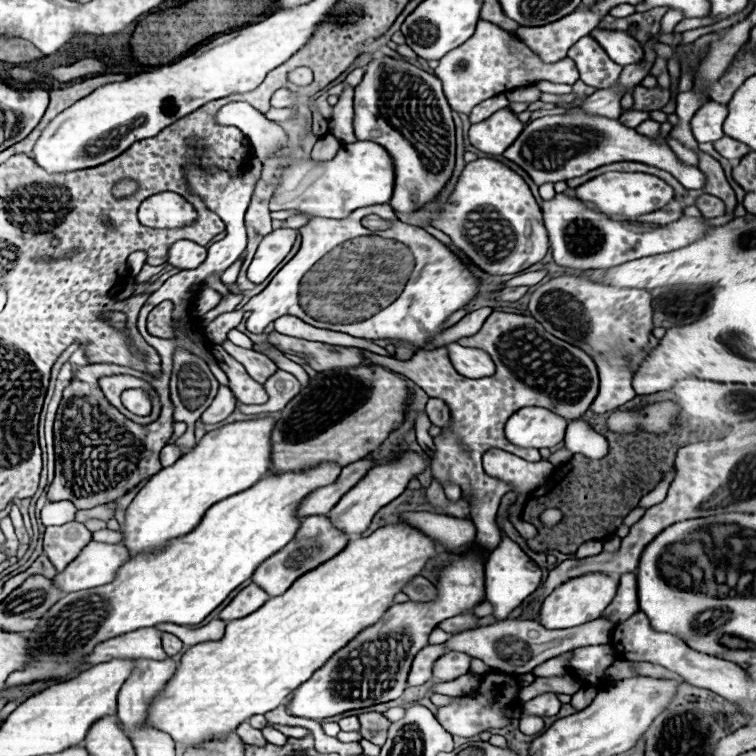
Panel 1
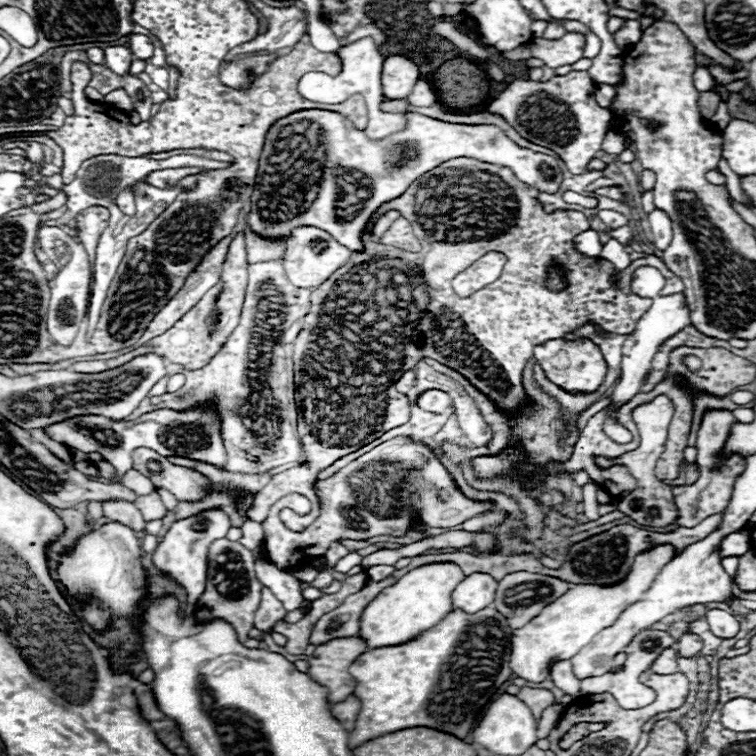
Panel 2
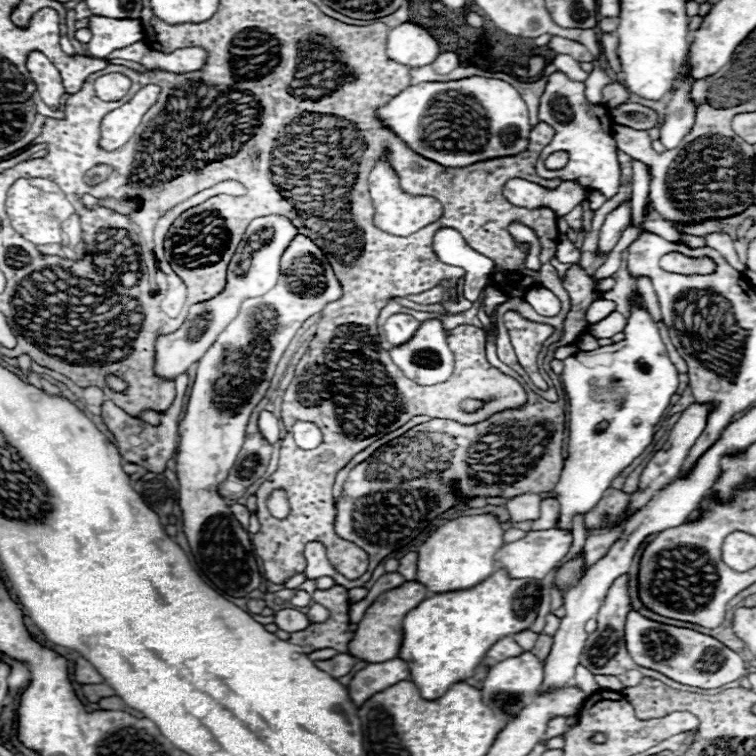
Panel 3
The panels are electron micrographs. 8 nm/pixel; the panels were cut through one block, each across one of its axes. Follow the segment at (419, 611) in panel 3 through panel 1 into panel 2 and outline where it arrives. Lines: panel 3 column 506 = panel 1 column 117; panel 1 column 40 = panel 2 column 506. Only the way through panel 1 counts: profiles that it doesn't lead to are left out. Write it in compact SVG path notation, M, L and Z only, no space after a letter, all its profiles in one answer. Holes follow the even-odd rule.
M486 606L476 614L454 610L450 616L444 616L434 628L422 632L406 644L366 650L350 666L350 674L356 680L354 694L362 700L356 728L348 734L350 748L356 748L370 738L414 726L430 726L442 732L450 732L458 738L466 738L468 732L476 728L474 724L484 716L498 688L512 676L510 652L512 628L508 626L508 620L492 606Z

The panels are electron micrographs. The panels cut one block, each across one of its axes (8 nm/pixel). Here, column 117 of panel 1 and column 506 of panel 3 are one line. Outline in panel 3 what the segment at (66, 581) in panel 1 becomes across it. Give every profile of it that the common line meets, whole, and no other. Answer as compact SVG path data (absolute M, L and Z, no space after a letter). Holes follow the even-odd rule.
M550 528L550 530L542 530L542 532L528 532L522 540L504 544L498 550L496 562L514 580L516 578L536 578L536 580L542 580L554 568L554 564L566 556L570 544L572 544L572 534L566 532L566 530Z

